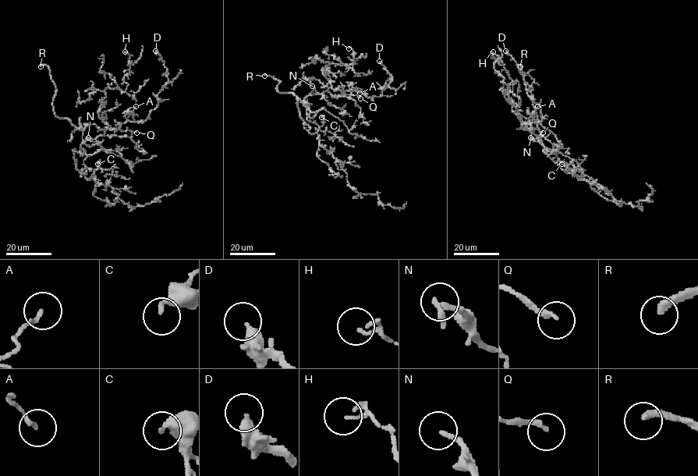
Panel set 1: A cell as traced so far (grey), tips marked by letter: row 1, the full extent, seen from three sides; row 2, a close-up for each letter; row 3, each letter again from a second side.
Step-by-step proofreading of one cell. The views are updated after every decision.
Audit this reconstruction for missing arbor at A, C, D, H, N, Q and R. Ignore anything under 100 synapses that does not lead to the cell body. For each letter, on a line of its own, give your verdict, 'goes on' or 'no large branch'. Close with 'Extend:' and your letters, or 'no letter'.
A: no large branch
C: no large branch
D: no large branch
H: no large branch
N: no large branch
Q: goes on
R: goes on
Extend: Q, R

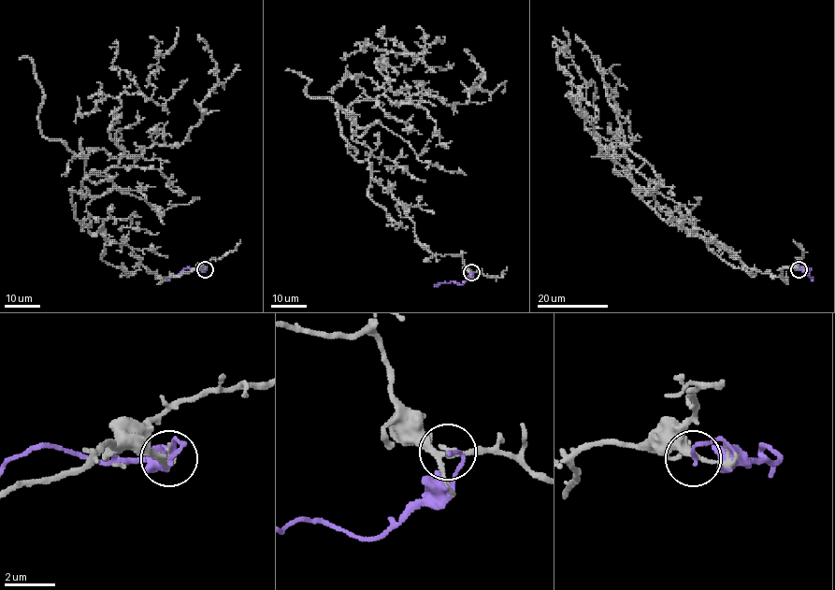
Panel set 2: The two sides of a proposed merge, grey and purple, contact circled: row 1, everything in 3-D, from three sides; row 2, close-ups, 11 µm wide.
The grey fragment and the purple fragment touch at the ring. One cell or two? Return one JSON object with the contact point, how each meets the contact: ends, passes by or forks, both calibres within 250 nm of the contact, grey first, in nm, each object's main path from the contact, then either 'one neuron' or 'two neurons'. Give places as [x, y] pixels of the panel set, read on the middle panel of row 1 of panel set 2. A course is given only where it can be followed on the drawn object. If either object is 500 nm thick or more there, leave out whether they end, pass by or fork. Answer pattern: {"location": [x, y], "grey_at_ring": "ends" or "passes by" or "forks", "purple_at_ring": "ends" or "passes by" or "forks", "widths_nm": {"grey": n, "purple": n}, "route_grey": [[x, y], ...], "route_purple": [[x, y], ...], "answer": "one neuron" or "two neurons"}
{"location": [471, 272], "grey_at_ring": "passes by", "purple_at_ring": "ends", "widths_nm": {"grey": 220, "purple": 130}, "route_grey": [[471, 271], [421, 244], [371, 178], [348, 108], [390, 90], [375, 62], [386, 50], [419, 60], [443, 36]], "route_purple": [[471, 271], [472, 275], [461, 284], [451, 281], [435, 285]], "answer": "two neurons"}

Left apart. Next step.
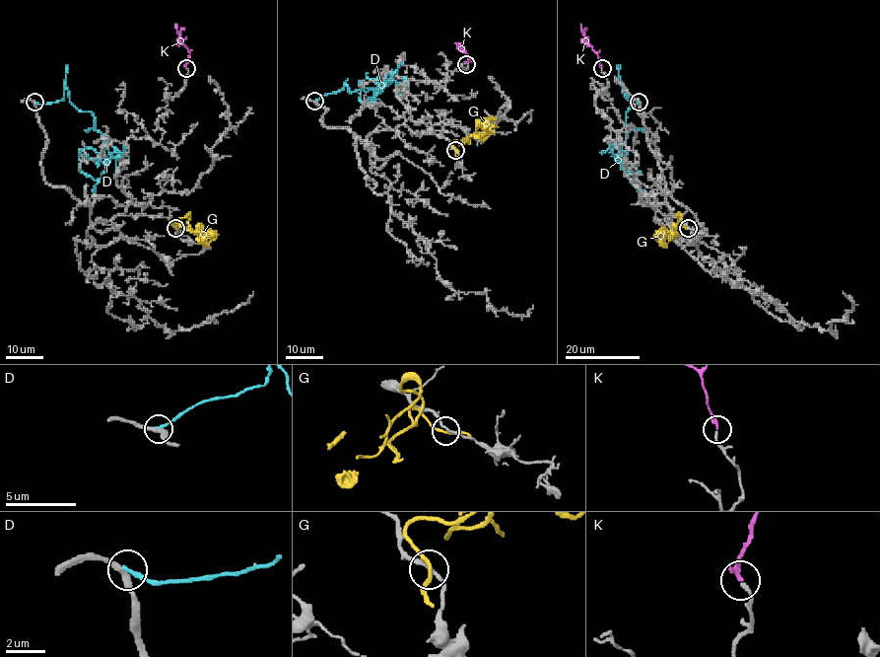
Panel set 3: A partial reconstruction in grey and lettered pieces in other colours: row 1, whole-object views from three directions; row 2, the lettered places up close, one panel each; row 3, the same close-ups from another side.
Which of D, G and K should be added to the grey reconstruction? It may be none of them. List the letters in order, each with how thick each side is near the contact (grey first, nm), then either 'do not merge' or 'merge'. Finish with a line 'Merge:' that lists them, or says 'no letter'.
D: 280 nm thick on the grey side, 220 nm on the other; do not merge
G: 170 nm thick on the grey side, 180 nm on the other; do not merge
K: 170 nm thick on the grey side, 220 nm on the other; merge
Merge: K

